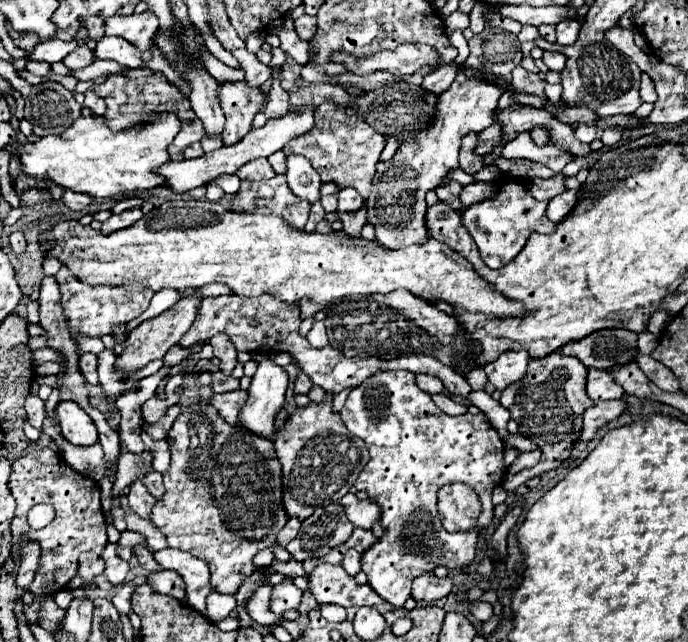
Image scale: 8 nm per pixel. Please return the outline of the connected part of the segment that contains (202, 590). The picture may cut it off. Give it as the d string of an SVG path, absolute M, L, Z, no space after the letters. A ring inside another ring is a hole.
M162 548L154 552L154 558L162 568L174 570L184 578L188 604L190 608L204 612L206 608L206 596L212 592L210 574L206 568L206 562L198 560L196 556L190 556L188 552L176 550L176 548Z

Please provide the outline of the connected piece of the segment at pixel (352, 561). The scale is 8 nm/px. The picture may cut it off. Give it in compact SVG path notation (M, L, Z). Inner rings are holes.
M350 548L350 550L346 552L344 560L342 560L342 566L344 566L344 570L346 570L350 576L358 574L358 572L360 572L360 552L356 552L354 548Z

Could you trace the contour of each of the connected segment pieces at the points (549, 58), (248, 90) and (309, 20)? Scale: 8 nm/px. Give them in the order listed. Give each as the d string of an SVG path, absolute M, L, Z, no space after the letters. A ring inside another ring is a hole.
M544 52L544 56L542 56L542 62L550 68L550 70L554 70L554 72L562 72L562 68L566 66L566 56L562 56L560 52Z
M246 80L220 82L218 100L226 116L222 142L234 144L252 128L250 122L264 108L266 94L258 86L252 88Z
M300 16L294 20L294 28L302 40L310 40L316 34L316 16Z

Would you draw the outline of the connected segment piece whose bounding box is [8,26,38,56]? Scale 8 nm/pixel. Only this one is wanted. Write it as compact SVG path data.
M8 26L8 32L10 32L10 36L14 38L16 46L20 46L20 48L26 50L26 56L28 56L28 54L34 50L34 46L38 44L38 40L34 40L34 36L18 36L18 32L12 32L10 26Z

